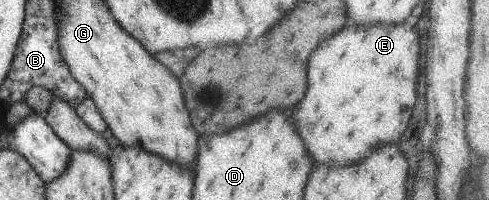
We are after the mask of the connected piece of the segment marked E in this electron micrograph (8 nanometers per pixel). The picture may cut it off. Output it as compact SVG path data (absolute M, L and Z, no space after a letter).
M404 22L397 24L371 23L370 25L345 25L341 27L339 32L335 32L333 36L321 40L317 44L317 48L311 52L309 62L307 62L307 90L305 90L305 96L303 96L301 102L297 102L297 106L295 106L293 114L291 114L291 120L293 120L299 136L305 140L305 148L311 154L312 160L326 165L329 165L327 162L345 165L347 162L353 162L353 160L361 160L361 156L367 156L371 152L371 146L397 142L399 136L401 136L401 132L407 126L407 120L411 116L411 108L415 104L417 58L419 58L419 34L413 30L413 27Z

